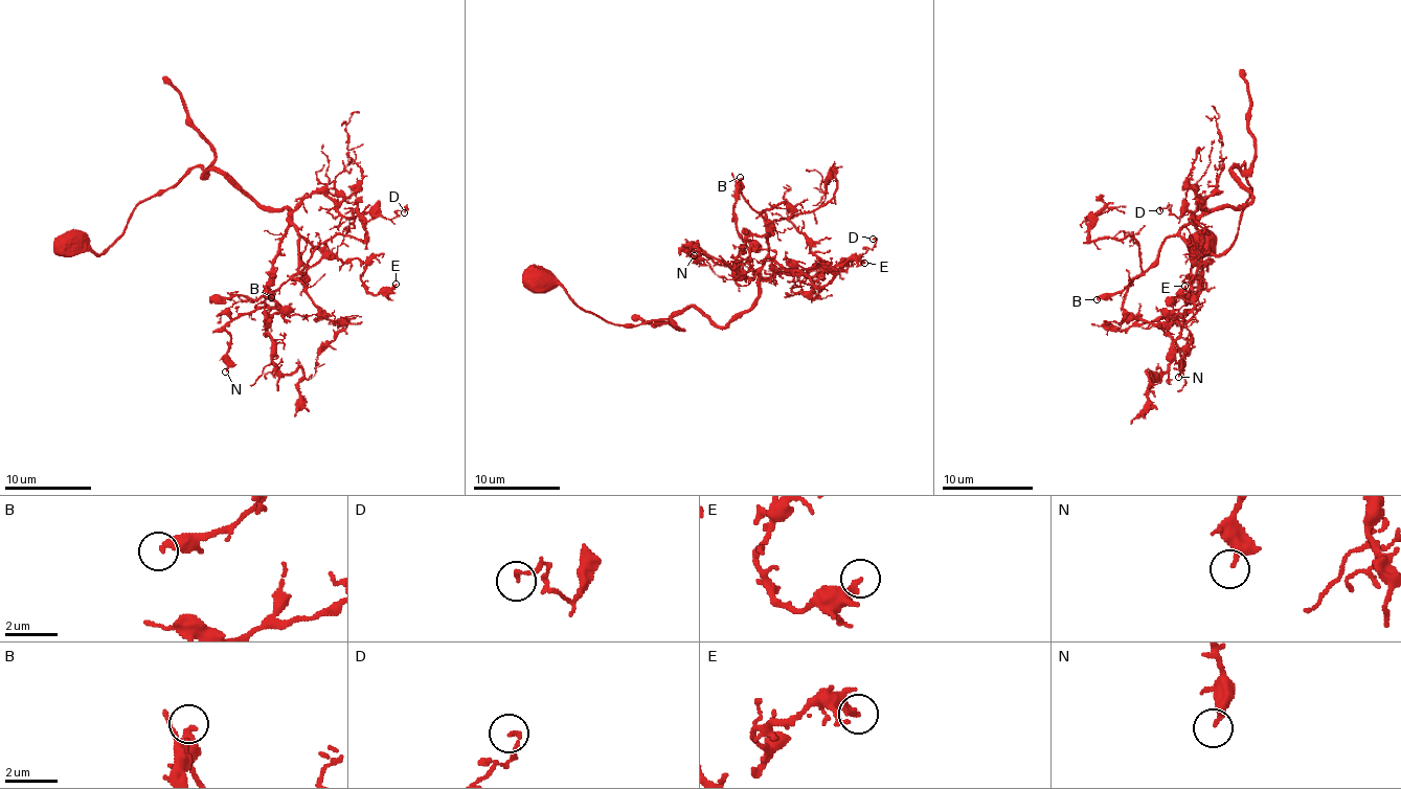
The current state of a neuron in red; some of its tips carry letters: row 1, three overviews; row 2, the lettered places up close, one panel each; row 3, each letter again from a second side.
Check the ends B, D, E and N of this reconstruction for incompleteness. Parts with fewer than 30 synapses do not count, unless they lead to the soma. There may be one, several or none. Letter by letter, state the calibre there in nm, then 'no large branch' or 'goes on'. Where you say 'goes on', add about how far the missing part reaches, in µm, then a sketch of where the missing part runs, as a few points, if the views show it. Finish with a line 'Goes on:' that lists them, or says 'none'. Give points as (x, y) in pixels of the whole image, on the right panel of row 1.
B: 420 nm thick; no large branch
D: 140 nm thick; no large branch
E: 280 nm thick; no large branch
N: 280 nm thick; no large branch
Goes on: none

